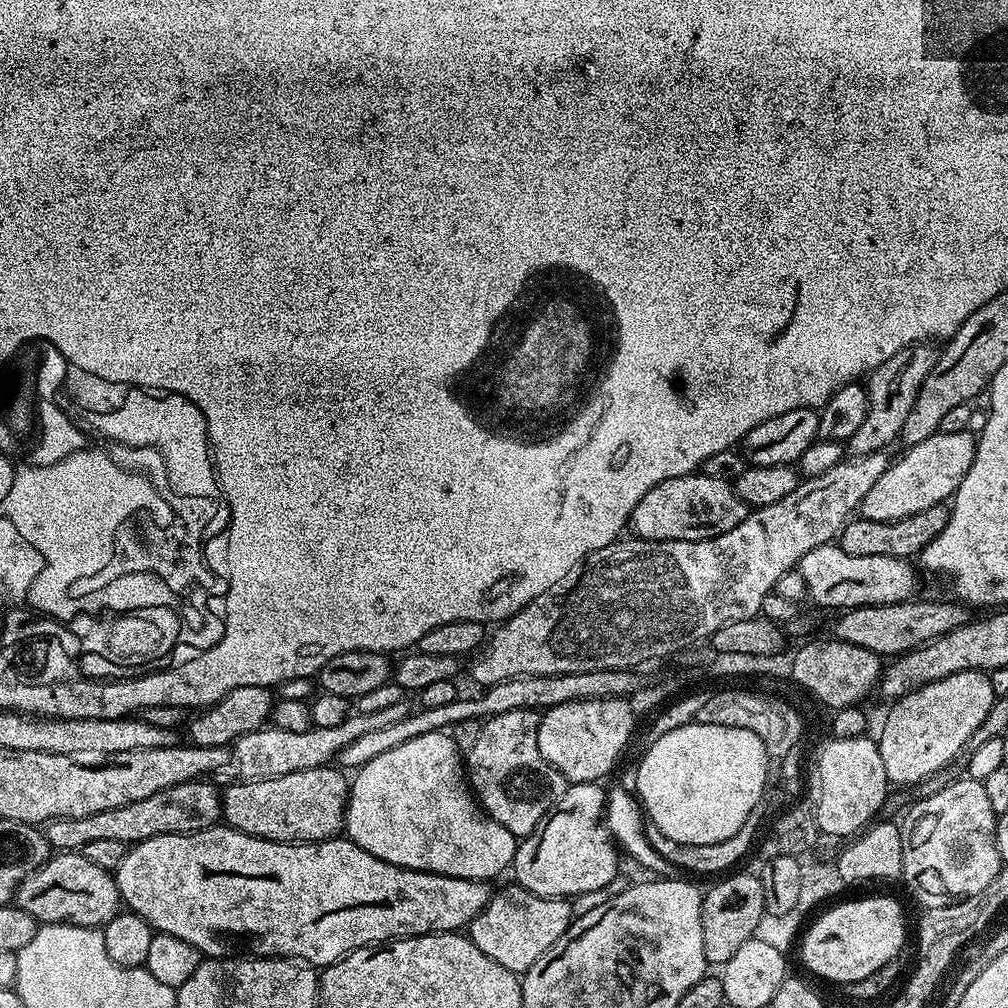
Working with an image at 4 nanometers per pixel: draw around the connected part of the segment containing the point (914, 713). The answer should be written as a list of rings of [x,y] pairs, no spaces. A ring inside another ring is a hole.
[[[987,671],[950,674],[950,678],[919,685],[901,696],[889,707],[892,709],[878,735],[882,766],[886,766],[889,785],[919,786],[941,775],[945,771],[943,768],[964,752],[970,734],[986,722],[996,697],[994,690],[990,690]]]

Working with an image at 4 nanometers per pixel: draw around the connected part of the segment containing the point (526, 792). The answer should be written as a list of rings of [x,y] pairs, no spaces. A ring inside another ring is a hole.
[[[531,708],[522,710],[510,710],[506,714],[487,717],[479,725],[480,733],[472,744],[472,749],[466,752],[466,775],[471,791],[474,793],[479,805],[510,834],[517,838],[528,836],[540,824],[543,818],[562,798],[562,794],[568,789],[569,781],[564,779],[546,758],[542,758],[542,750],[538,750],[538,726],[540,725],[541,713]]]

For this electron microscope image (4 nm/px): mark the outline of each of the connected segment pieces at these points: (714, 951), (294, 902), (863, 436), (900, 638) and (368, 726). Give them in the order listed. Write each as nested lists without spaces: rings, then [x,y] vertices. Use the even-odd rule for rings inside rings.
[[[740,872],[737,876],[725,875],[717,879],[709,892],[703,893],[700,901],[702,910],[702,946],[706,950],[709,965],[722,966],[742,946],[742,942],[753,939],[758,922],[762,921],[764,907],[764,882],[759,875],[751,876]]]
[[[227,826],[207,828],[201,832],[190,834],[162,834],[154,838],[146,838],[140,844],[131,845],[125,851],[122,862],[114,873],[116,885],[120,891],[121,901],[127,911],[138,914],[156,932],[164,932],[167,936],[182,938],[182,942],[190,942],[208,958],[228,958],[233,954],[245,953],[252,956],[279,956],[281,958],[299,958],[309,966],[327,966],[344,959],[349,952],[357,948],[367,948],[383,944],[390,940],[399,940],[405,936],[431,936],[434,932],[460,932],[467,929],[468,924],[481,912],[493,889],[483,880],[467,880],[443,876],[437,872],[419,872],[402,866],[394,866],[390,862],[382,862],[382,858],[374,858],[366,850],[359,848],[353,840],[333,838],[315,842],[281,842],[279,840],[263,840],[257,836],[247,836]]]
[[[931,343],[911,344],[898,350],[894,358],[886,358],[882,366],[878,366],[870,373],[866,380],[868,389],[866,419],[862,422],[862,426],[858,426],[858,431],[846,442],[846,452],[849,457],[883,452],[891,449],[892,443],[895,445],[899,441],[902,426],[910,410],[914,410],[914,402],[918,402],[918,394],[930,370],[934,370],[937,355],[937,349]]]
[[[916,598],[906,603],[883,604],[878,607],[858,607],[864,612],[864,644],[863,649],[882,658],[895,658],[912,652],[944,633],[967,623],[967,609],[960,603],[938,602],[936,600],[920,600]],[[888,656],[888,657],[887,657]]]
[[[407,699],[394,702],[394,706],[385,706],[375,714],[356,712],[349,714],[338,726],[313,726],[310,730],[302,730],[302,734],[293,734],[291,730],[278,730],[265,726],[256,732],[242,734],[230,745],[230,755],[226,766],[219,771],[218,780],[227,786],[233,782],[246,780],[265,780],[266,778],[282,778],[282,774],[294,774],[294,770],[310,770],[331,765],[340,755],[345,746],[350,746],[354,738],[361,738],[362,734],[383,730],[402,718],[406,718],[410,711]]]

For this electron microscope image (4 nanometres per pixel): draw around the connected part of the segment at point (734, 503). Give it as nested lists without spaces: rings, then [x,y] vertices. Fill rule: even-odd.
[[[697,470],[690,476],[666,478],[666,482],[658,482],[658,486],[646,490],[632,511],[630,532],[637,540],[718,538],[718,534],[734,530],[738,522],[748,517],[749,511],[732,484],[722,482],[722,478],[710,478]]]

